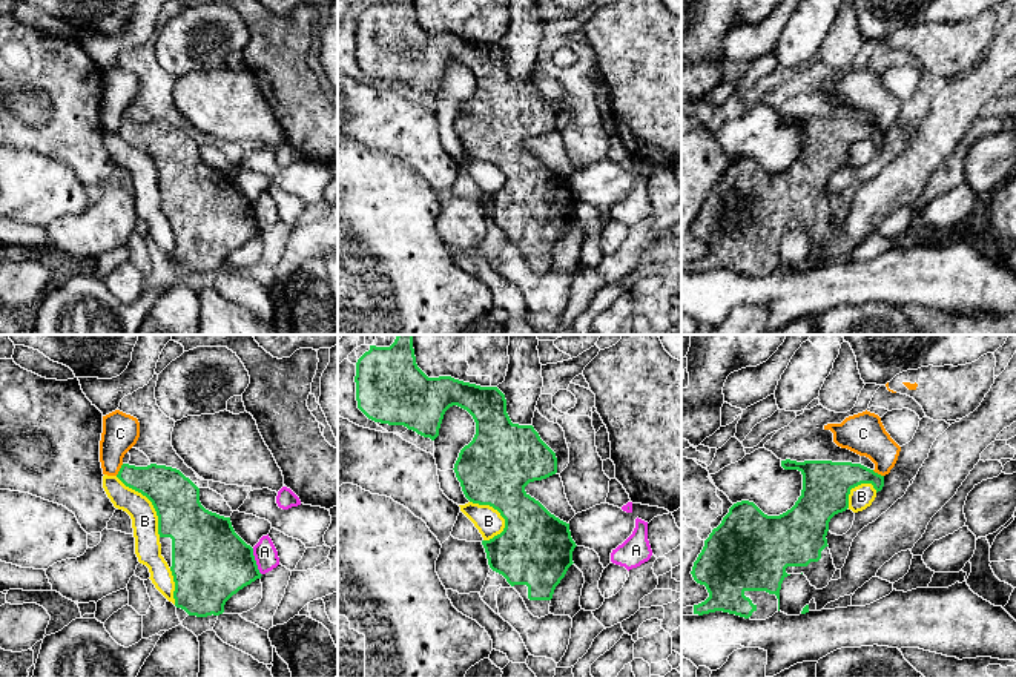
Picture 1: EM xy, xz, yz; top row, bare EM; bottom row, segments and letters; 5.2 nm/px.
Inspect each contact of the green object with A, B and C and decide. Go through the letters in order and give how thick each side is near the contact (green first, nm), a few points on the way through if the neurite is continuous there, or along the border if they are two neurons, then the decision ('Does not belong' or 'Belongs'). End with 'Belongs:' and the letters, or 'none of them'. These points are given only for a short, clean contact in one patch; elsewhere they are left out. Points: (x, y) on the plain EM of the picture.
A: Thickness 400 nm (green) against 120 nm. Boundary: xy (252, 204), (261, 231). Does not belong
B: Thickness 240 nm (green) against 140 nm. Does not belong
C: Thickness 220 nm (green) against 190 nm. Boundary: xy (123, 120), (115, 131). Does not belong
Belongs: none of them

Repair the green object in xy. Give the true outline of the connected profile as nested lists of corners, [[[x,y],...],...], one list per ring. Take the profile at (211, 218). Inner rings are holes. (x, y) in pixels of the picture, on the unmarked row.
[[[123,120],[117,134],[146,152],[157,167],[161,212],[173,232],[176,264],[196,273],[219,272],[233,250],[261,235],[253,204],[235,189],[230,173],[201,161],[200,144],[180,126],[157,120],[147,123]]]

